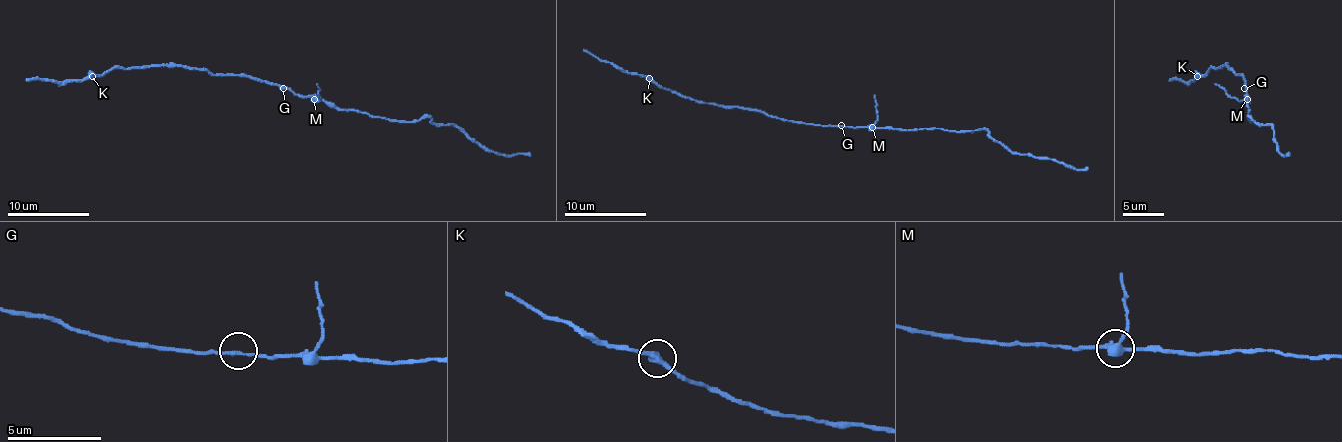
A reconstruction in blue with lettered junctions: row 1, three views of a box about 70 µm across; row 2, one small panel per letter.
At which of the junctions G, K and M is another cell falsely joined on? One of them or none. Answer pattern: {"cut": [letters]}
{"cut": ["M"]}

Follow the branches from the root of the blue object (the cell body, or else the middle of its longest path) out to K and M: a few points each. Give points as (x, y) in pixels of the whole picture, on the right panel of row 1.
K: (1246, 86), (1242, 76), (1228, 66), (1212, 68), (1197, 76)
M: (1246, 86), (1246, 98)

